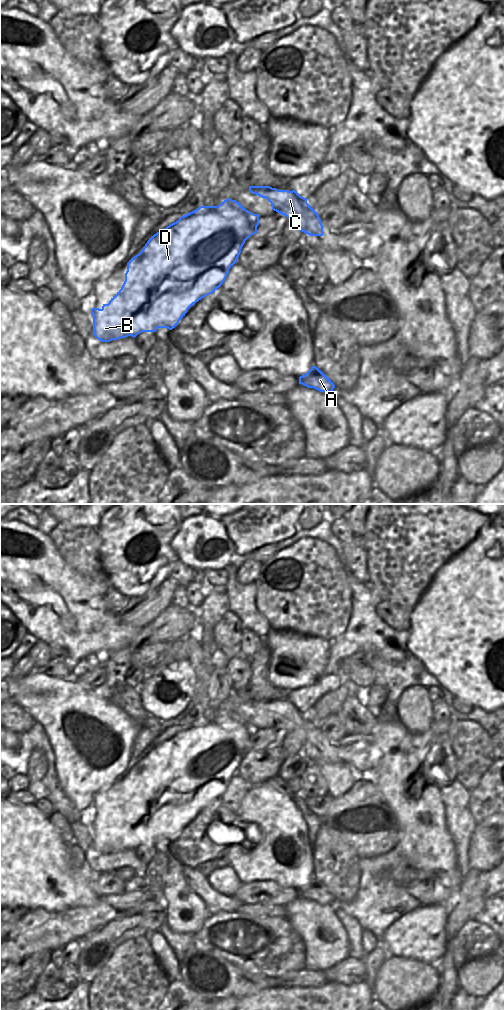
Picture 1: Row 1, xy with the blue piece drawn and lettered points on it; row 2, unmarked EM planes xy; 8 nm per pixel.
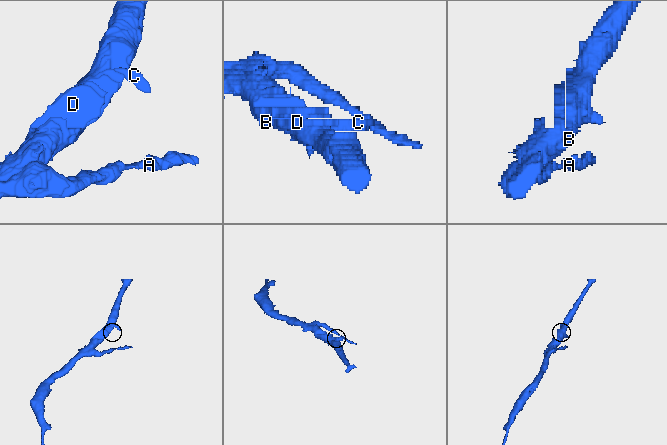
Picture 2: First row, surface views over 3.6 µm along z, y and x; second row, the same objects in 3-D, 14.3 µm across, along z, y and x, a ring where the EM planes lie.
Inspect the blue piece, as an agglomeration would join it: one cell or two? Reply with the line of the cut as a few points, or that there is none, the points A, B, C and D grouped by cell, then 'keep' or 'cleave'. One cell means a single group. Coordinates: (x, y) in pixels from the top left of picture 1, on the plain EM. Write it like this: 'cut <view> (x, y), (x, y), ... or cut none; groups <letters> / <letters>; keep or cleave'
cut none; groups A B C D; keep

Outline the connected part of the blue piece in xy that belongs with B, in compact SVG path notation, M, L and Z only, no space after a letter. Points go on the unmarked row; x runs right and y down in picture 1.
M227 710L218 718L200 718L151 748L143 761L127 775L121 801L101 821L91 821L95 850L110 854L128 848L135 850L142 844L156 844L158 840L175 840L191 818L223 796L245 753L257 745L259 729L260 726L254 726L236 712Z

